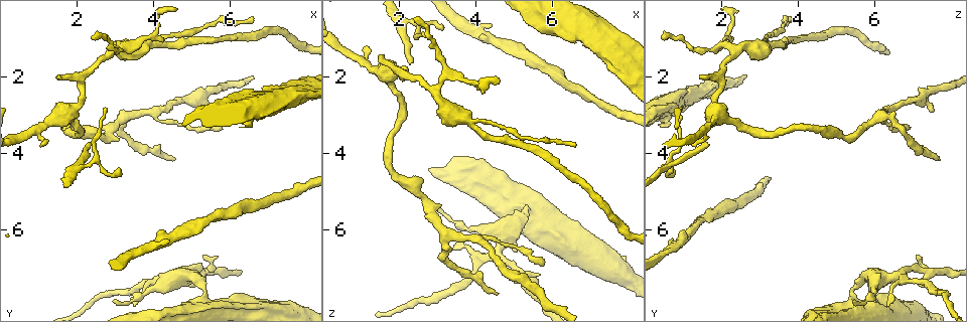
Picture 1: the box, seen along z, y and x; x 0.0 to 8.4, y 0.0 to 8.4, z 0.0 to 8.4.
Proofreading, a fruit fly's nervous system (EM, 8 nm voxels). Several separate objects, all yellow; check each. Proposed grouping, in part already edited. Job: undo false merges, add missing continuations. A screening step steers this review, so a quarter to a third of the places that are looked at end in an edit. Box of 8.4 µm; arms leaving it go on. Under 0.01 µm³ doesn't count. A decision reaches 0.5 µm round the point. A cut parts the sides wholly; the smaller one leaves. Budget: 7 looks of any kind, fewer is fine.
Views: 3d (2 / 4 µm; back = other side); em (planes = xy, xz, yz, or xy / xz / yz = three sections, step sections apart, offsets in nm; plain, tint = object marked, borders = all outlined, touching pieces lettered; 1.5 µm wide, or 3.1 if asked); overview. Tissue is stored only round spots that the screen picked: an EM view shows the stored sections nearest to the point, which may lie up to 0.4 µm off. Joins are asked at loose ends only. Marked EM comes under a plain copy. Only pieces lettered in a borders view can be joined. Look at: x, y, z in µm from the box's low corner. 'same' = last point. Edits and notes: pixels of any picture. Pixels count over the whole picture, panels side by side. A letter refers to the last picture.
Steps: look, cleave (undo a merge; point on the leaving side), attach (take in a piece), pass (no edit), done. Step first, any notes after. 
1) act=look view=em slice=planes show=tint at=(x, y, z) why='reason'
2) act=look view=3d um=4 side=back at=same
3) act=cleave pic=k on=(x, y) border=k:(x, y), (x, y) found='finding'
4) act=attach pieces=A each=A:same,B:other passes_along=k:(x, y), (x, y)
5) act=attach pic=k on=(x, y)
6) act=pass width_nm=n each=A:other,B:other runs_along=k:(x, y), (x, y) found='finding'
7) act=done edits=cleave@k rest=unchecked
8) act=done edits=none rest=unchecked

act=look view=3d um=2 at=(3.35, 7.80, 6.50)

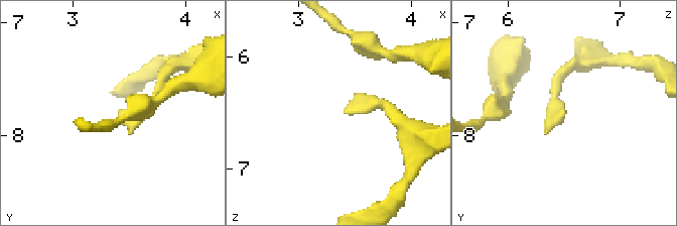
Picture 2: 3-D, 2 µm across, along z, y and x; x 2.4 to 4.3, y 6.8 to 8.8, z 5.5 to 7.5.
act=look view=em slice=planes show=tint at=(3.36, 7.78, 6.50) why='need the tissue'

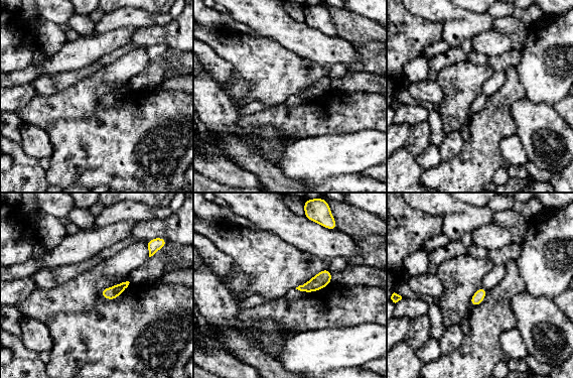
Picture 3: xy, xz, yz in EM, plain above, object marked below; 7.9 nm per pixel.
act=look view=em slice=planes show=borders at=same

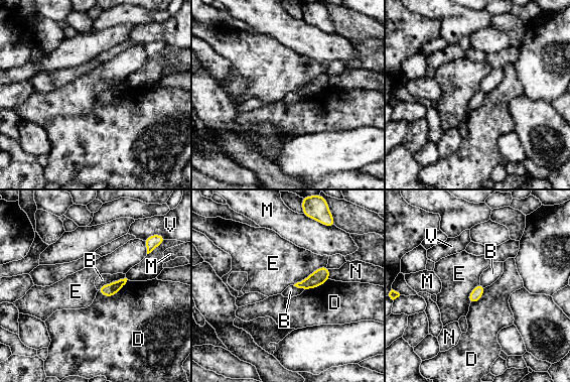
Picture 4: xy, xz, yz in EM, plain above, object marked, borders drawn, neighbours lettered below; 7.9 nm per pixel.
act=pass longest_contact=E:320nm each=B:other,D:other,E:other,M:other,N:other,V:other border=4:(125, 277), (105, 283), (97, 289) found='no lettered piece goes on from it'

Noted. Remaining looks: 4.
act=look view=3d um=2 at=(5.60, 6.80, 7.20) why='an open end'

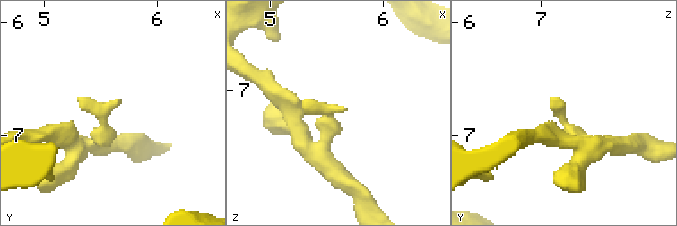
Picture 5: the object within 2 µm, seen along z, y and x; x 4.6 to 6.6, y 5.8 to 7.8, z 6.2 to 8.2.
act=look view=em slice=planes show=borders at=(5.64, 6.72, 7.18)

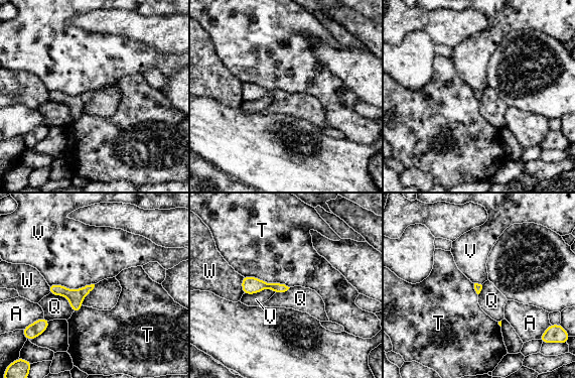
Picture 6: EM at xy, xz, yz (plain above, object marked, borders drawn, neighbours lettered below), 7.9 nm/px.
act=pass longest_contact=T:380nm each=A:other,Q:other,T:other,V:other,W:other found='none of them fits'

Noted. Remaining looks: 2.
act=look view=em slice=xz step=4 show=borders at=(2.35, 3.75, 1.65) why='branch stops here'

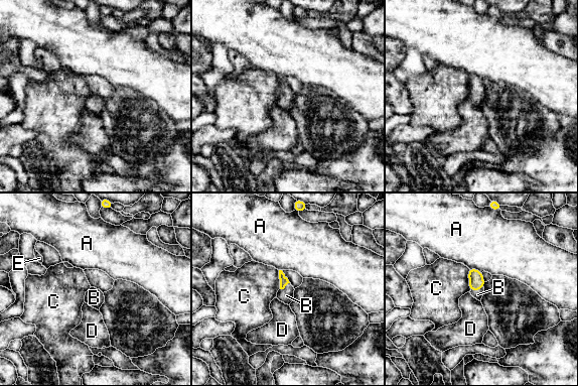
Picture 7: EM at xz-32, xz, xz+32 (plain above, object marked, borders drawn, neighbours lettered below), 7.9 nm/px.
act=look view=em slice=planes show=borders at=same why='another direction'

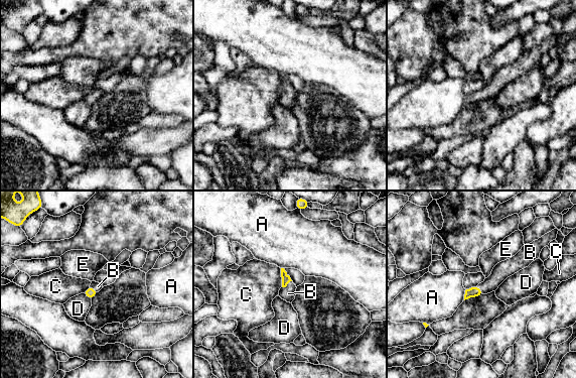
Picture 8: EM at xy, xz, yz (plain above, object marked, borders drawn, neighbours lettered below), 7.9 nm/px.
act=attach pieces=B longest_contact=C:150nm each=A:other,B:same,C:other,D:other,E:other found='the neuron continues'

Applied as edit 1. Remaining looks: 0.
act=done edits=attach@8 rest=unchecked

